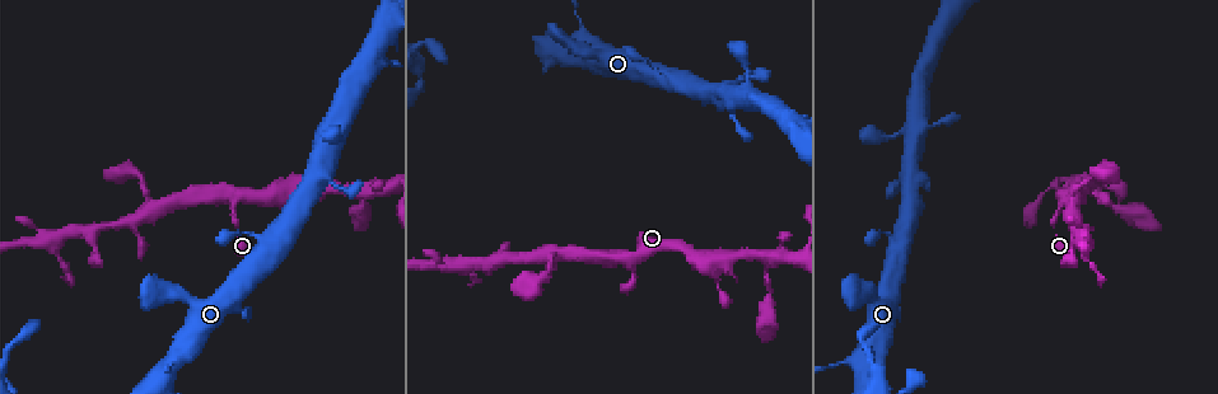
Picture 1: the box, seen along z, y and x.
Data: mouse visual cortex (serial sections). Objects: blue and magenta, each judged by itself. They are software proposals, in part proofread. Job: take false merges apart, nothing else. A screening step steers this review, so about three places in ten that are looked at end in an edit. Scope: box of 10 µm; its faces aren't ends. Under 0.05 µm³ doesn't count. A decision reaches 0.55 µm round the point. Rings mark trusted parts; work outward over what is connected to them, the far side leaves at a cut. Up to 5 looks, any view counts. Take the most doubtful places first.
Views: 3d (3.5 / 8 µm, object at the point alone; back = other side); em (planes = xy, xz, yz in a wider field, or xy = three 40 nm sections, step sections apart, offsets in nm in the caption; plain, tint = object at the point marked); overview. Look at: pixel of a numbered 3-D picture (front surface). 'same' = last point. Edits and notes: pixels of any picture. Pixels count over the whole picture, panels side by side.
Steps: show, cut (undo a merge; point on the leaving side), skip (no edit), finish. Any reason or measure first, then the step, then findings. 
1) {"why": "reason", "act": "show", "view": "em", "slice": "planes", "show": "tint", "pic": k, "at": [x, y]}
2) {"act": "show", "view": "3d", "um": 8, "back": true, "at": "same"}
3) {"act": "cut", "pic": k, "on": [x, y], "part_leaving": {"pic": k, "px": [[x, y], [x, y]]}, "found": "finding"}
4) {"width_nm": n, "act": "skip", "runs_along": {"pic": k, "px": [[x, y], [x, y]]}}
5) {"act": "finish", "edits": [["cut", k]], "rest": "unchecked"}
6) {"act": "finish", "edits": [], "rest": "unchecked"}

{"why": "narrows sharply", "act": "show", "view": "3d", "um": 3.5, "pic": 1, "at": [645, 248]}

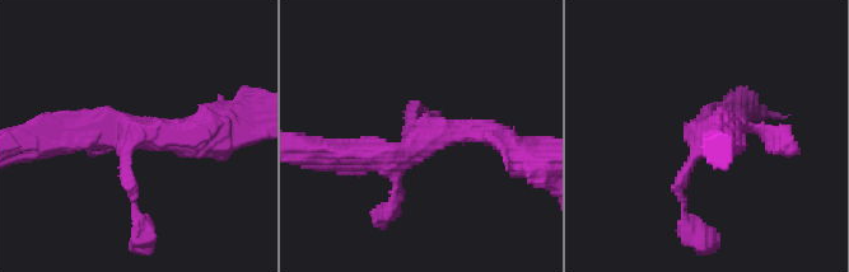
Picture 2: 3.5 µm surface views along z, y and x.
{"act": "show", "view": "em", "slice": "planes", "show": "tint", "pic": 2, "at": [422, 136]}

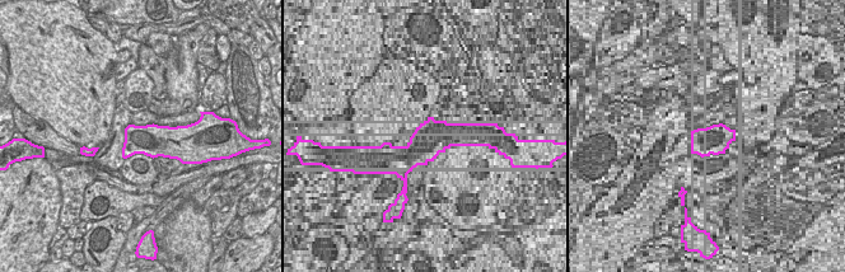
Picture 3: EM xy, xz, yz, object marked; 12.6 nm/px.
{"width_nm": 420, "act": "skip", "runs_along": {"pic": 2, "px": [[135, 210], [131, 131], [60, 139]]}, "found": "all the same cell"}

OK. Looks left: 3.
{"act": "show", "view": "3d", "um": 3.5, "pic": 1, "at": [768, 256]}

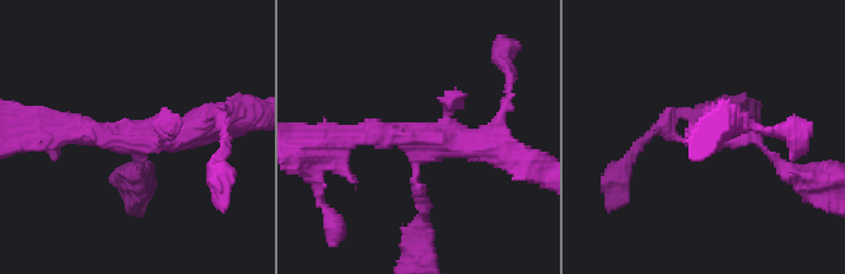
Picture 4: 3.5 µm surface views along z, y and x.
{"act": "skip", "runs_along": {"pic": 4, "px": [[52, 125], [143, 140], [209, 121]]}, "found": "one cell here"}

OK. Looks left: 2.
{"act": "finish", "edits": [], "rest": "unchecked"}

